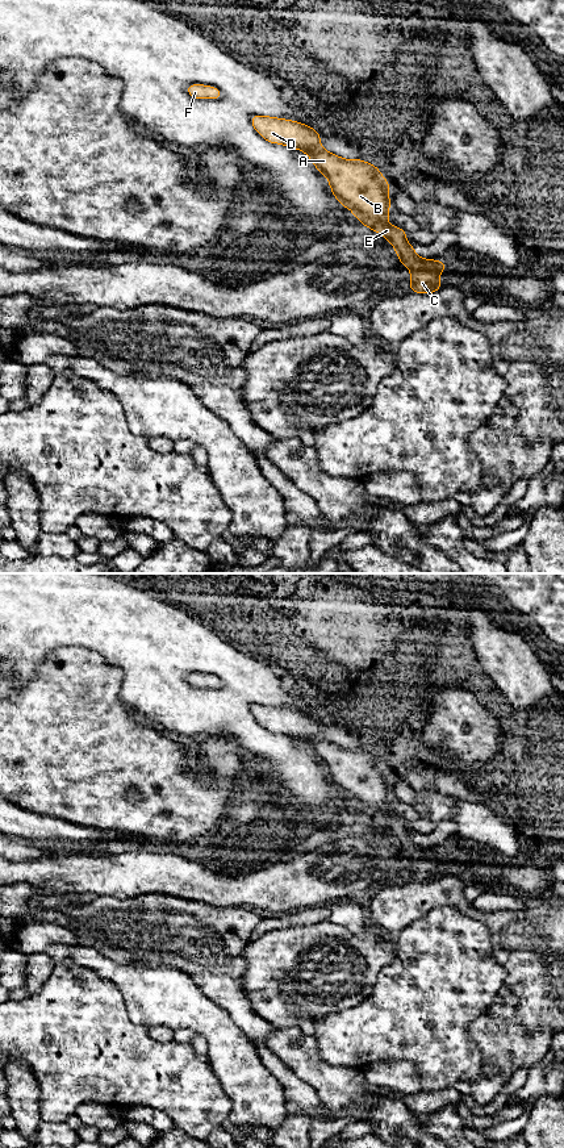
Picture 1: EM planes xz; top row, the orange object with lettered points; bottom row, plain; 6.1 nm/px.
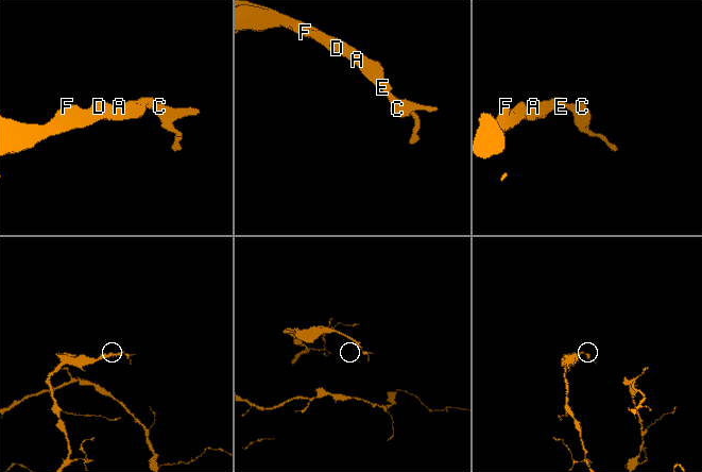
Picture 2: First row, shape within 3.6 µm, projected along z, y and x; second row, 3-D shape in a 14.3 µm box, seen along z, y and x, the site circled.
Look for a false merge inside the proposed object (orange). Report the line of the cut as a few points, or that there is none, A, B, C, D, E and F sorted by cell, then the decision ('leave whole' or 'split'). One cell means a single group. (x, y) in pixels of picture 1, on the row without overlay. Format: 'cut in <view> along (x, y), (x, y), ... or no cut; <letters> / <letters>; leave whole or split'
no cut; A B C D E F; leave whole

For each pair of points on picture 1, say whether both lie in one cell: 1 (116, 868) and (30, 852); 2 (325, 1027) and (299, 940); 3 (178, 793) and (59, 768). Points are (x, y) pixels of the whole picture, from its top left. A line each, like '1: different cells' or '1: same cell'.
1: different cells
2: different cells
3: same cell

